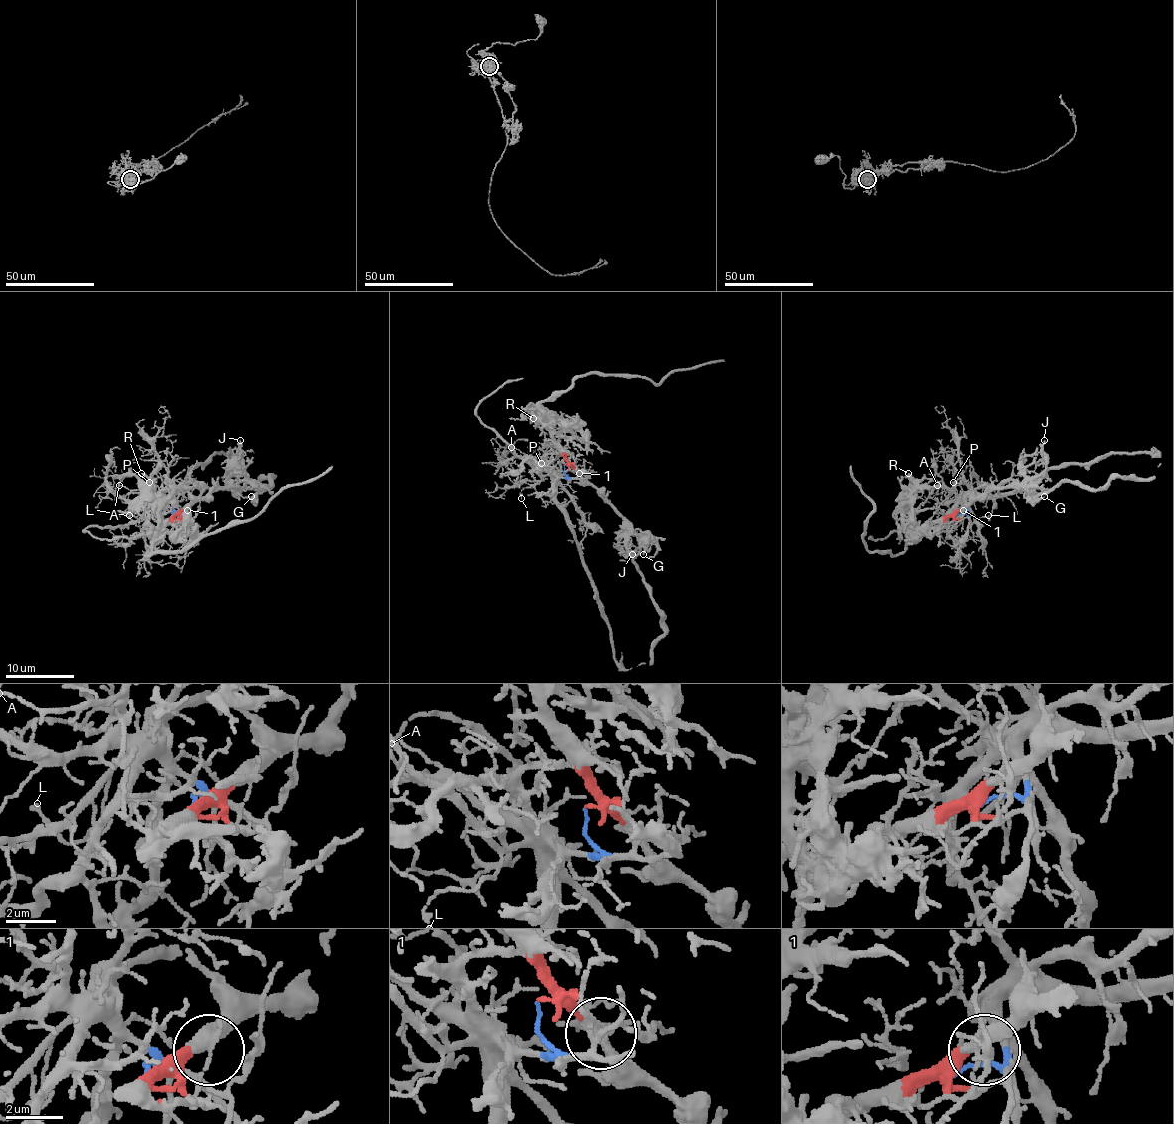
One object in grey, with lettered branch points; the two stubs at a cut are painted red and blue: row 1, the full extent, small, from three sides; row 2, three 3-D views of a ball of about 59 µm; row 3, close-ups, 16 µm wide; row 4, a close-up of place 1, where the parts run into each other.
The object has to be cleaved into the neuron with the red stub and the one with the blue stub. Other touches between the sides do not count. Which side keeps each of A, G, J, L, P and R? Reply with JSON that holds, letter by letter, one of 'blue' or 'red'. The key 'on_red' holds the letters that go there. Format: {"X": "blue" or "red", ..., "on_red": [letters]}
{"A": "blue", "G": "red", "J": "red", "L": "blue", "P": "blue", "R": "red", "on_red": ["G", "J", "R"]}

